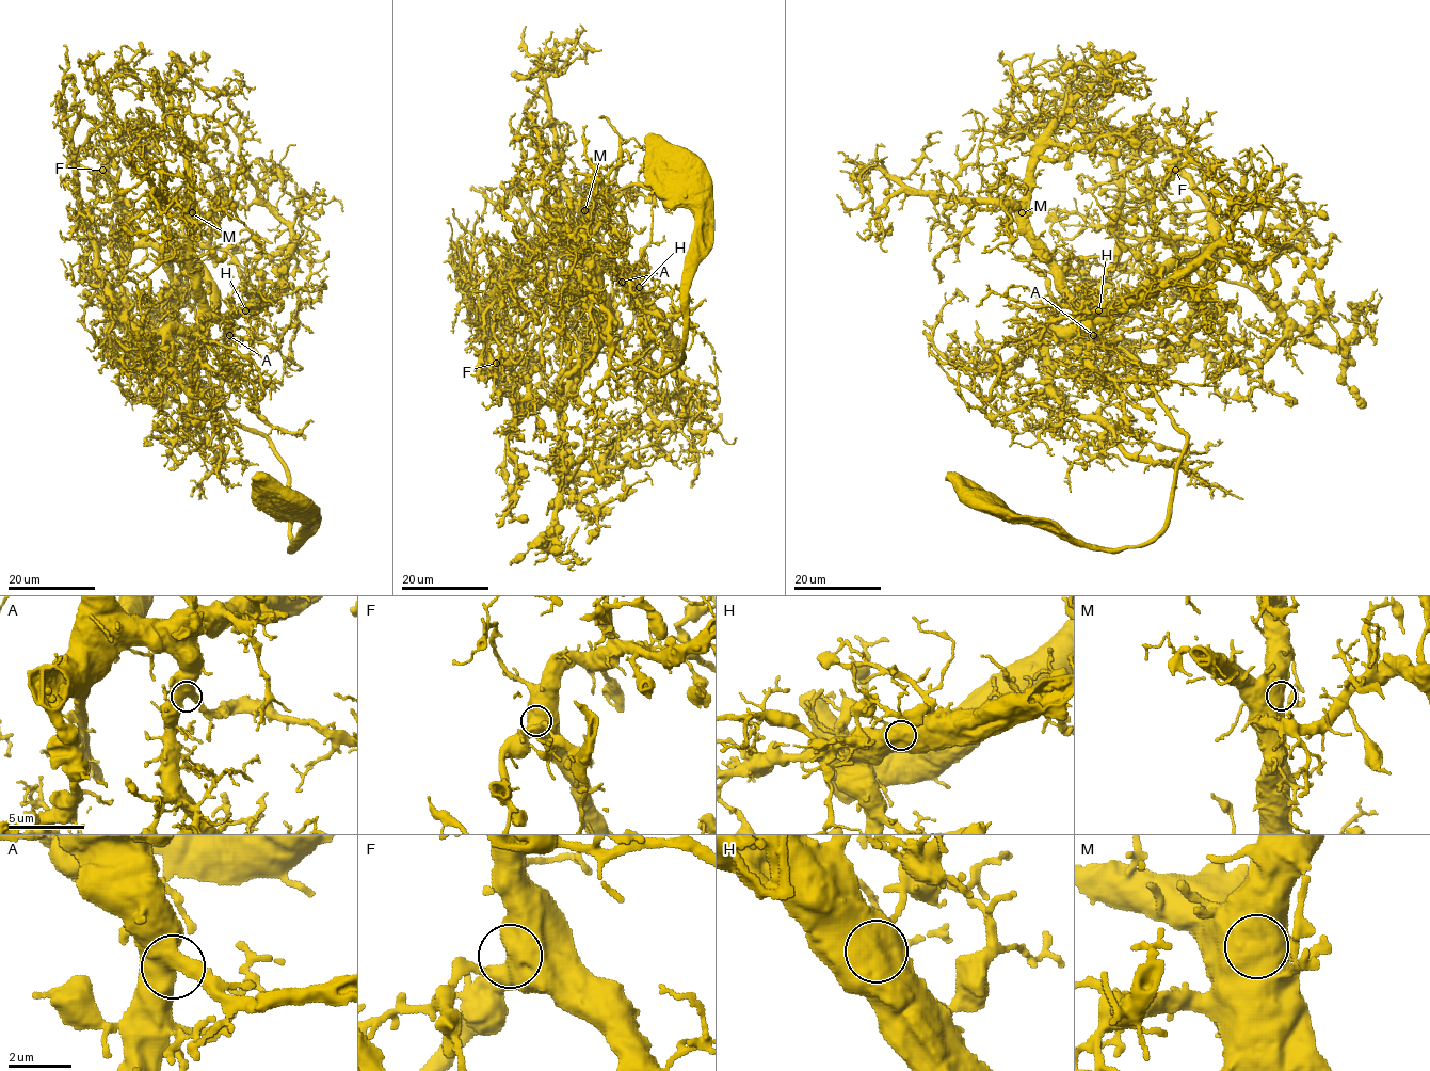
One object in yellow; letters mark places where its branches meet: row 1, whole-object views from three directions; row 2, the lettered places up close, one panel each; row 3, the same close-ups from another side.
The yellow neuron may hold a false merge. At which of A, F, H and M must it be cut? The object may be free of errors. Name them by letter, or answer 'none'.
none

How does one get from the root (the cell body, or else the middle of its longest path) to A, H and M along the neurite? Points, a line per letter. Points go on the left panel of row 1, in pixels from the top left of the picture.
A: (290, 501), (302, 518), (293, 548), (286, 466), (233, 419), (201, 352), (210, 322), (229, 335)
H: (290, 501), (302, 518), (293, 548), (286, 466), (264, 436), (233, 419), (201, 352), (209, 322), (245, 310)
M: (290, 501), (302, 518), (302, 538), (293, 548), (286, 466), (264, 436), (233, 419), (201, 352), (192, 212)

